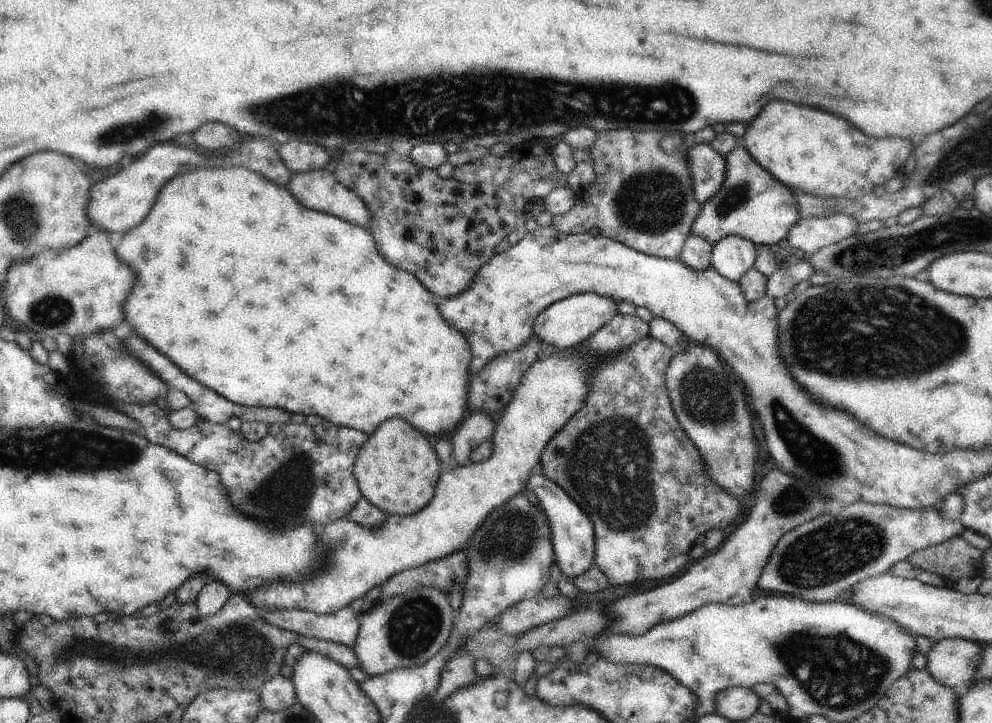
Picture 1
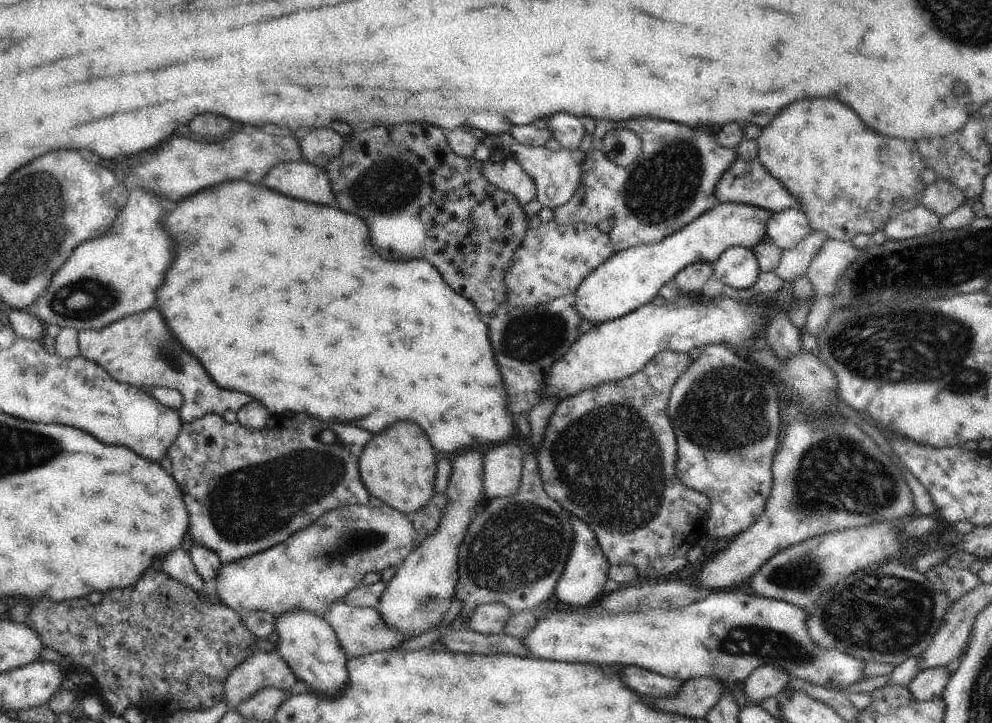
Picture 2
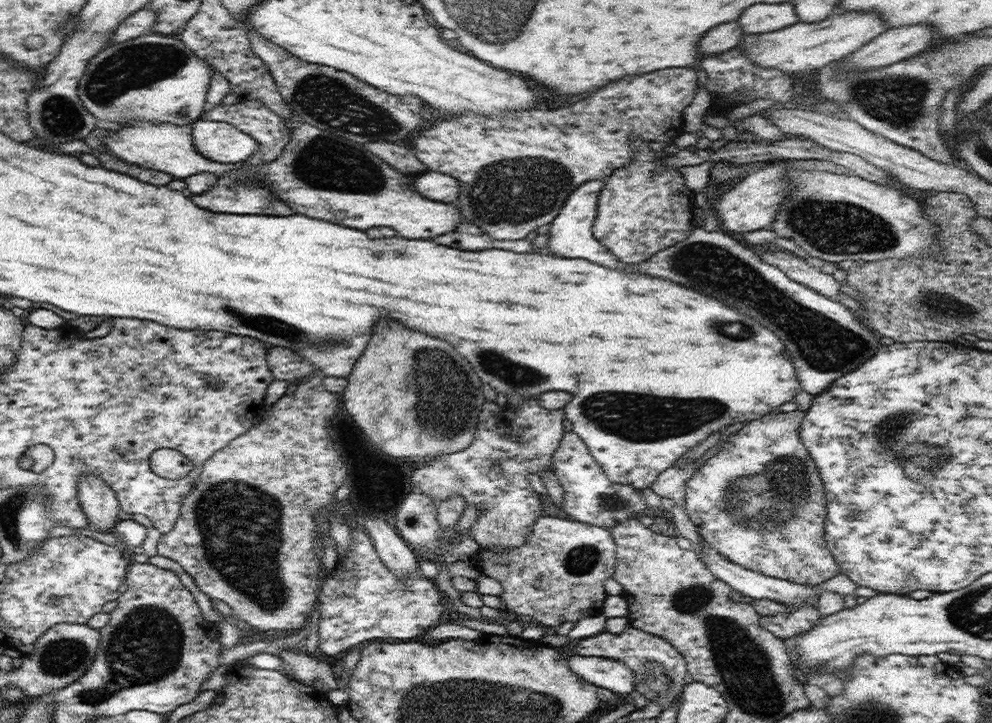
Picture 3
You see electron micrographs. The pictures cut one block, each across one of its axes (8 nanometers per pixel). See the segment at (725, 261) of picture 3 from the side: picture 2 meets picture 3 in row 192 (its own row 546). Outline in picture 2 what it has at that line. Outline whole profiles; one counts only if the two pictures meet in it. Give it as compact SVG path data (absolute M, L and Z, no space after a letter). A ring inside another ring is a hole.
M570 514L570 524L573 528L573 545L563 573L556 583L553 597L564 607L587 606L590 608L600 602L602 588L608 578L611 564L602 552L594 531L576 515Z

